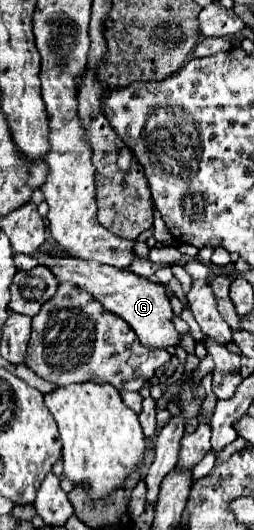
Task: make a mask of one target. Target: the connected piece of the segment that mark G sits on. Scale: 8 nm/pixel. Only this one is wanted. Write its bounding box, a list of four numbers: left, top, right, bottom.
[35,252,181,350]

